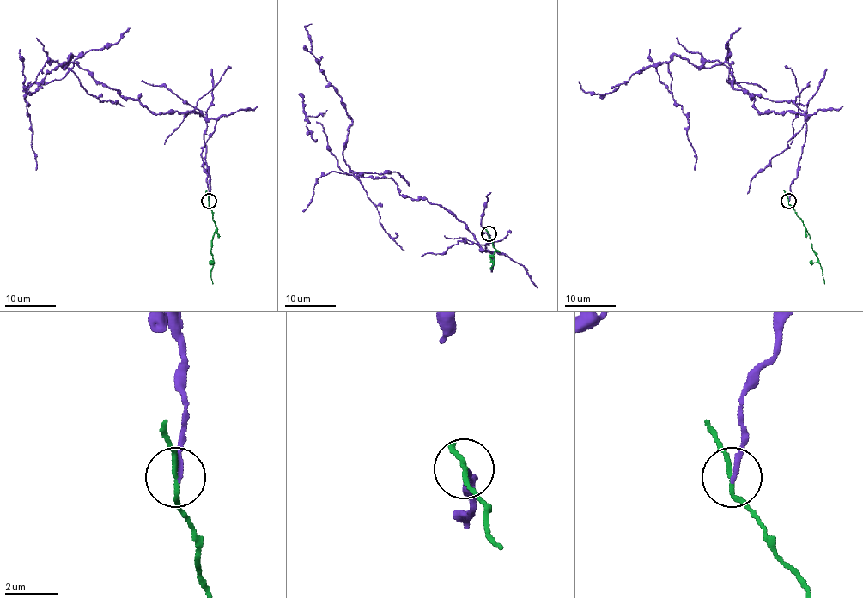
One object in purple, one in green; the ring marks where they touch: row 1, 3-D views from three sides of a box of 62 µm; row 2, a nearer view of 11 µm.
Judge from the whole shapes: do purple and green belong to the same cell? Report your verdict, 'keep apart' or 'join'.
keep apart

